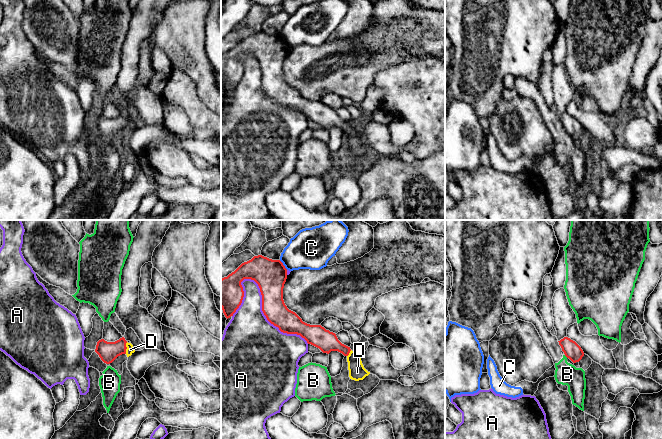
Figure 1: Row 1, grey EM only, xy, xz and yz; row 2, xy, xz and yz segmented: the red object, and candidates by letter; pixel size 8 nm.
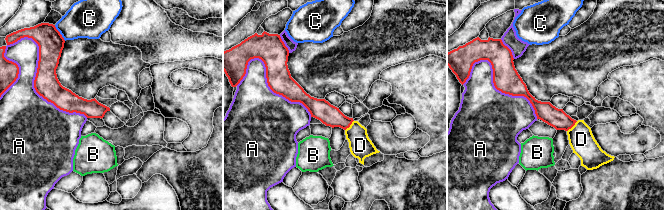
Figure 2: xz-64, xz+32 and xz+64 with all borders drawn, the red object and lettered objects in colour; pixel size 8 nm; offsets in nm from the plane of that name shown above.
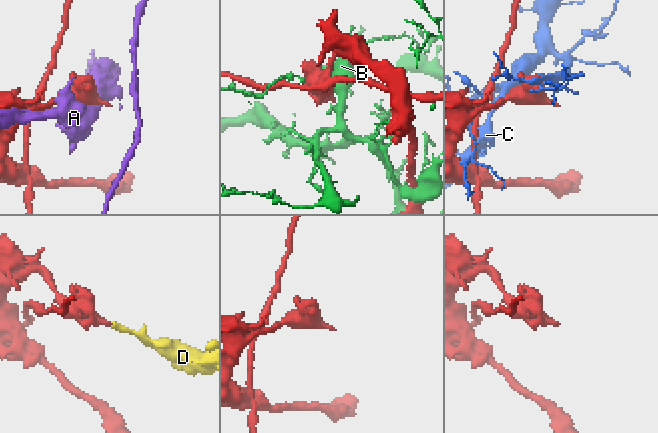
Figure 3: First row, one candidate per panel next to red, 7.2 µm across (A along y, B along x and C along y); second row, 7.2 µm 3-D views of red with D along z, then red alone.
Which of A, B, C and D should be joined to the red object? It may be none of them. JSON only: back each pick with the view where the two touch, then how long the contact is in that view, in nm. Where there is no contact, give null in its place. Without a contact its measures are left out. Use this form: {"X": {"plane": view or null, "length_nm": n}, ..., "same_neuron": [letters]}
{"D": {"plane": "xy", "length_nm": 100}, "same_neuron": ["D"]}

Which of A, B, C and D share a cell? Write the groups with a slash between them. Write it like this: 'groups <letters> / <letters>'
groups A / B / C / D

